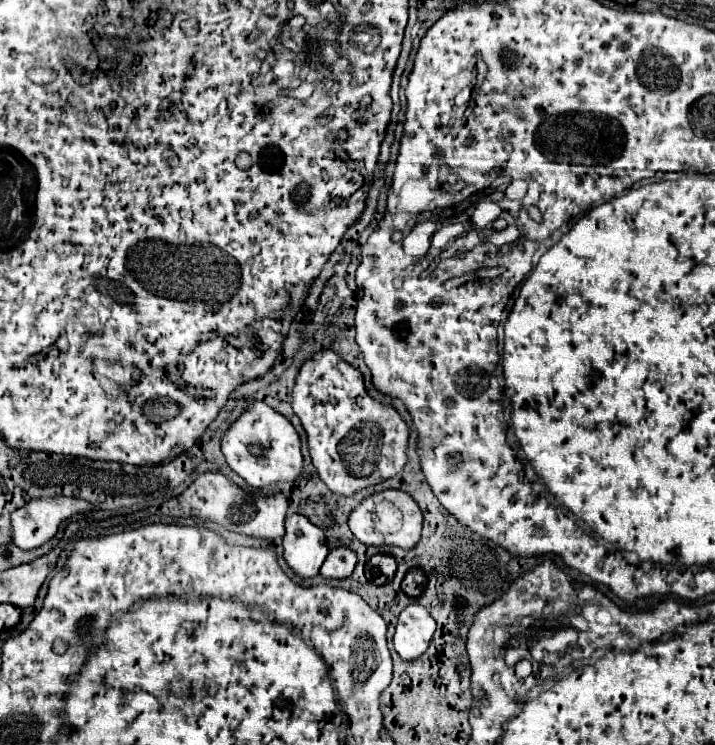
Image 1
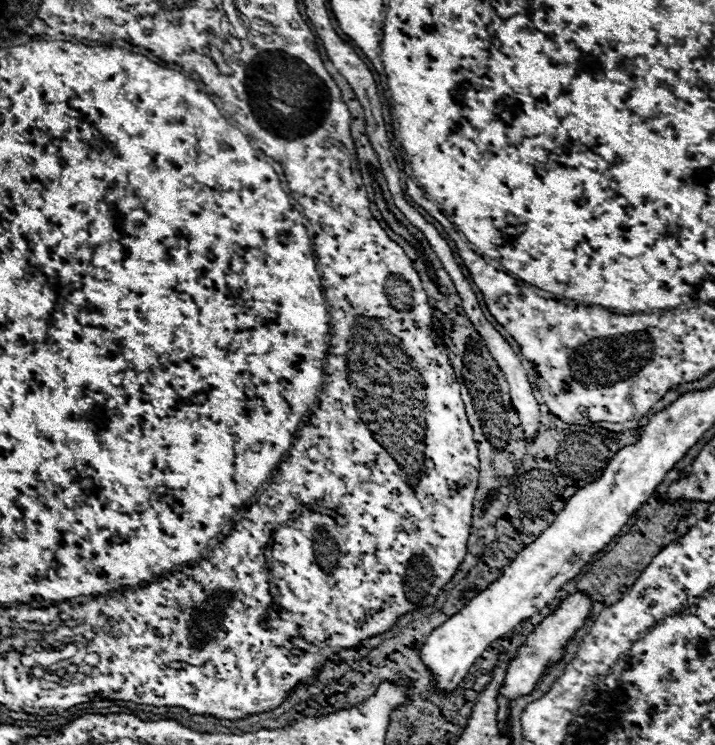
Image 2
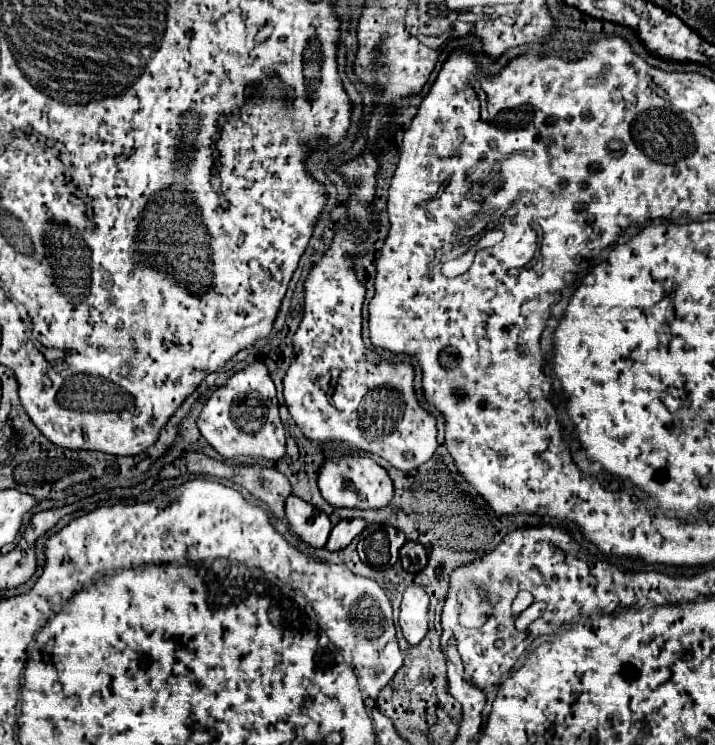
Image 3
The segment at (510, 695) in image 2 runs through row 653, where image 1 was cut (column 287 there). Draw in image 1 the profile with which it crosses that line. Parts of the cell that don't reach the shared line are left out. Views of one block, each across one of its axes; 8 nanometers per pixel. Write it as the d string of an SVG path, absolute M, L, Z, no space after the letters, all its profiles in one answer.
M302 514L288 516L284 534L284 558L292 572L298 574L302 580L314 578L318 576L326 556L328 548L322 530L310 524Z

